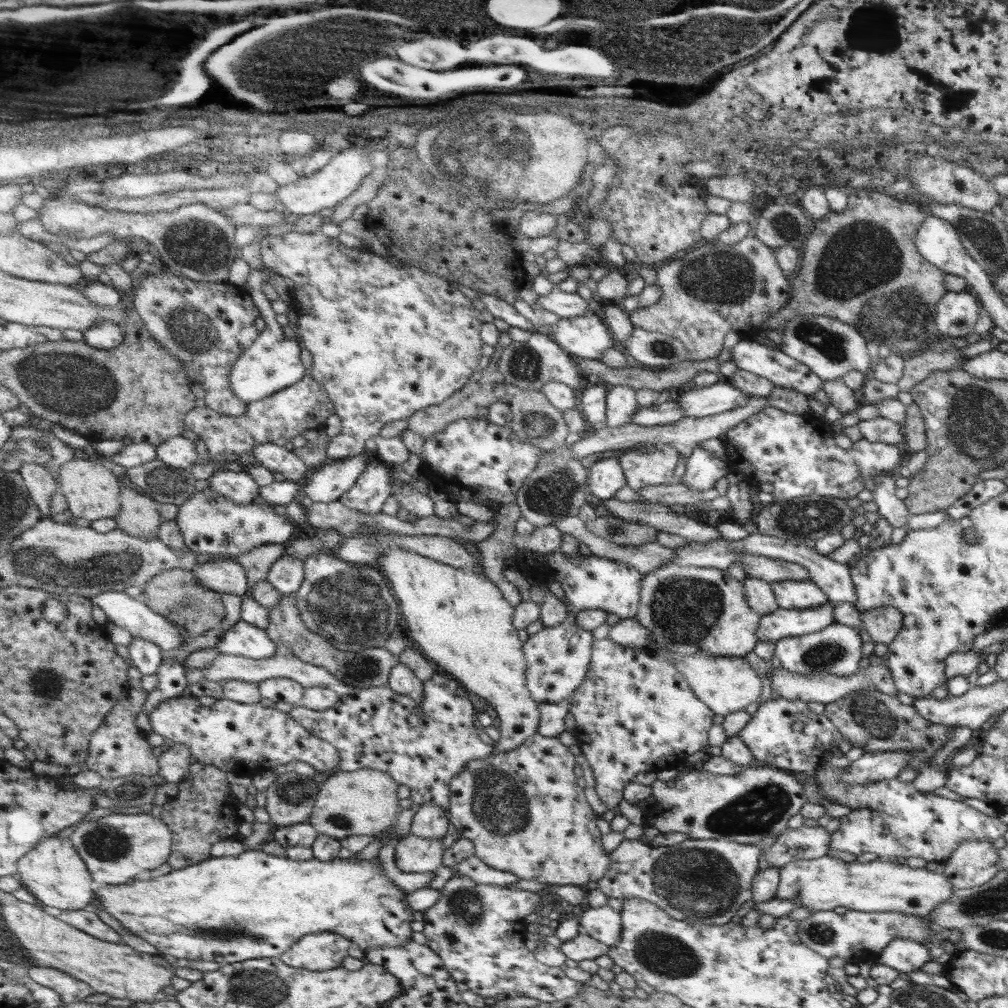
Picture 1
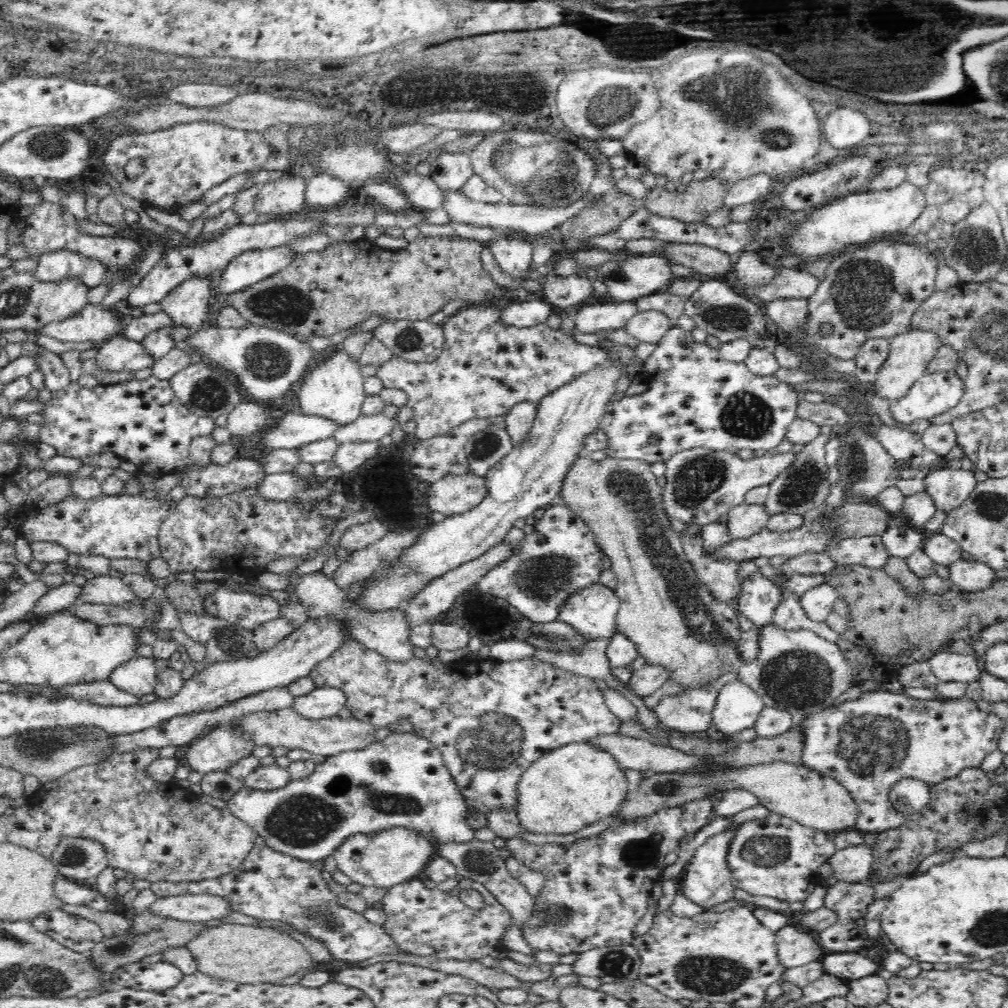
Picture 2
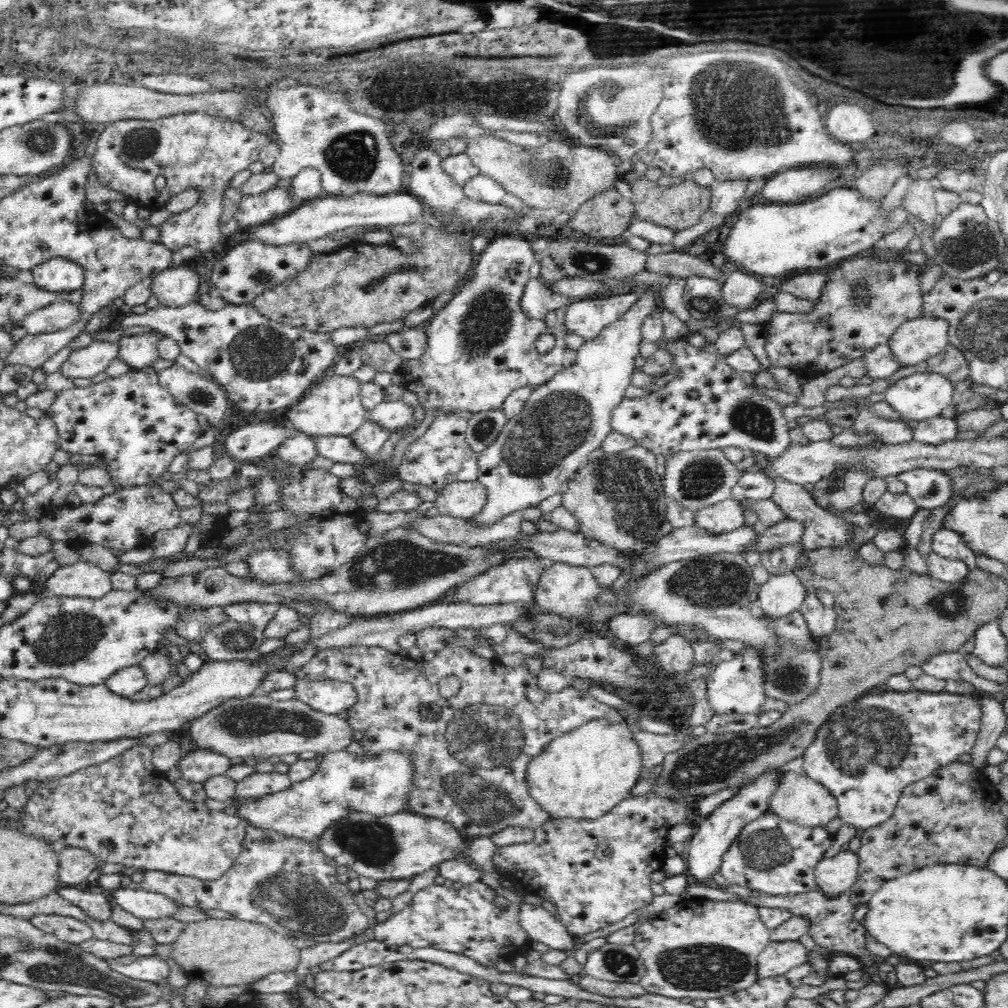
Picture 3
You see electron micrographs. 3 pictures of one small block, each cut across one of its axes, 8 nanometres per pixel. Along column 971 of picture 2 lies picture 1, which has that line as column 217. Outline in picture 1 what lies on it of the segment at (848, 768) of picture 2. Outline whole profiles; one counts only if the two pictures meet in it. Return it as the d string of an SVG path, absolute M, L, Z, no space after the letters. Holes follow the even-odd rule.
M186 693L161 702L149 714L149 719L154 732L165 739L171 739L175 744L186 745L198 763L221 767L221 770L234 773L237 779L253 777L263 771L273 770L277 766L293 761L313 766L317 769L317 772L338 771L340 767L340 752L332 743L310 734L303 725L296 722L288 713L279 712L279 710L264 706L261 703L243 704L228 698L220 698L211 707L207 707L199 702L198 697Z

